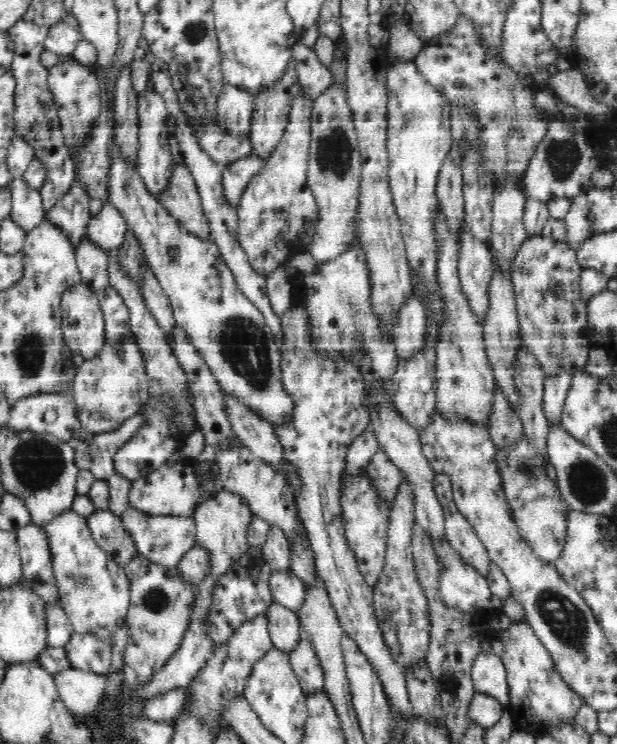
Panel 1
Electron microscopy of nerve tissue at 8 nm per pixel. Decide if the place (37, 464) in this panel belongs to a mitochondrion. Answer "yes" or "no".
yes

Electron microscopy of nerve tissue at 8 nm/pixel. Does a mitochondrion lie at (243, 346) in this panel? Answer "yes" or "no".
yes

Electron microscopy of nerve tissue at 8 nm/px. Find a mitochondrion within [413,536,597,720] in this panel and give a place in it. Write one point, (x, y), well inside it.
(568, 625)

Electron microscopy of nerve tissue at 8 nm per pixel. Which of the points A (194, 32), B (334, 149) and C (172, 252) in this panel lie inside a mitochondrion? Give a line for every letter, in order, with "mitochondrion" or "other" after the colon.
A: mitochondrion
B: mitochondrion
C: other

